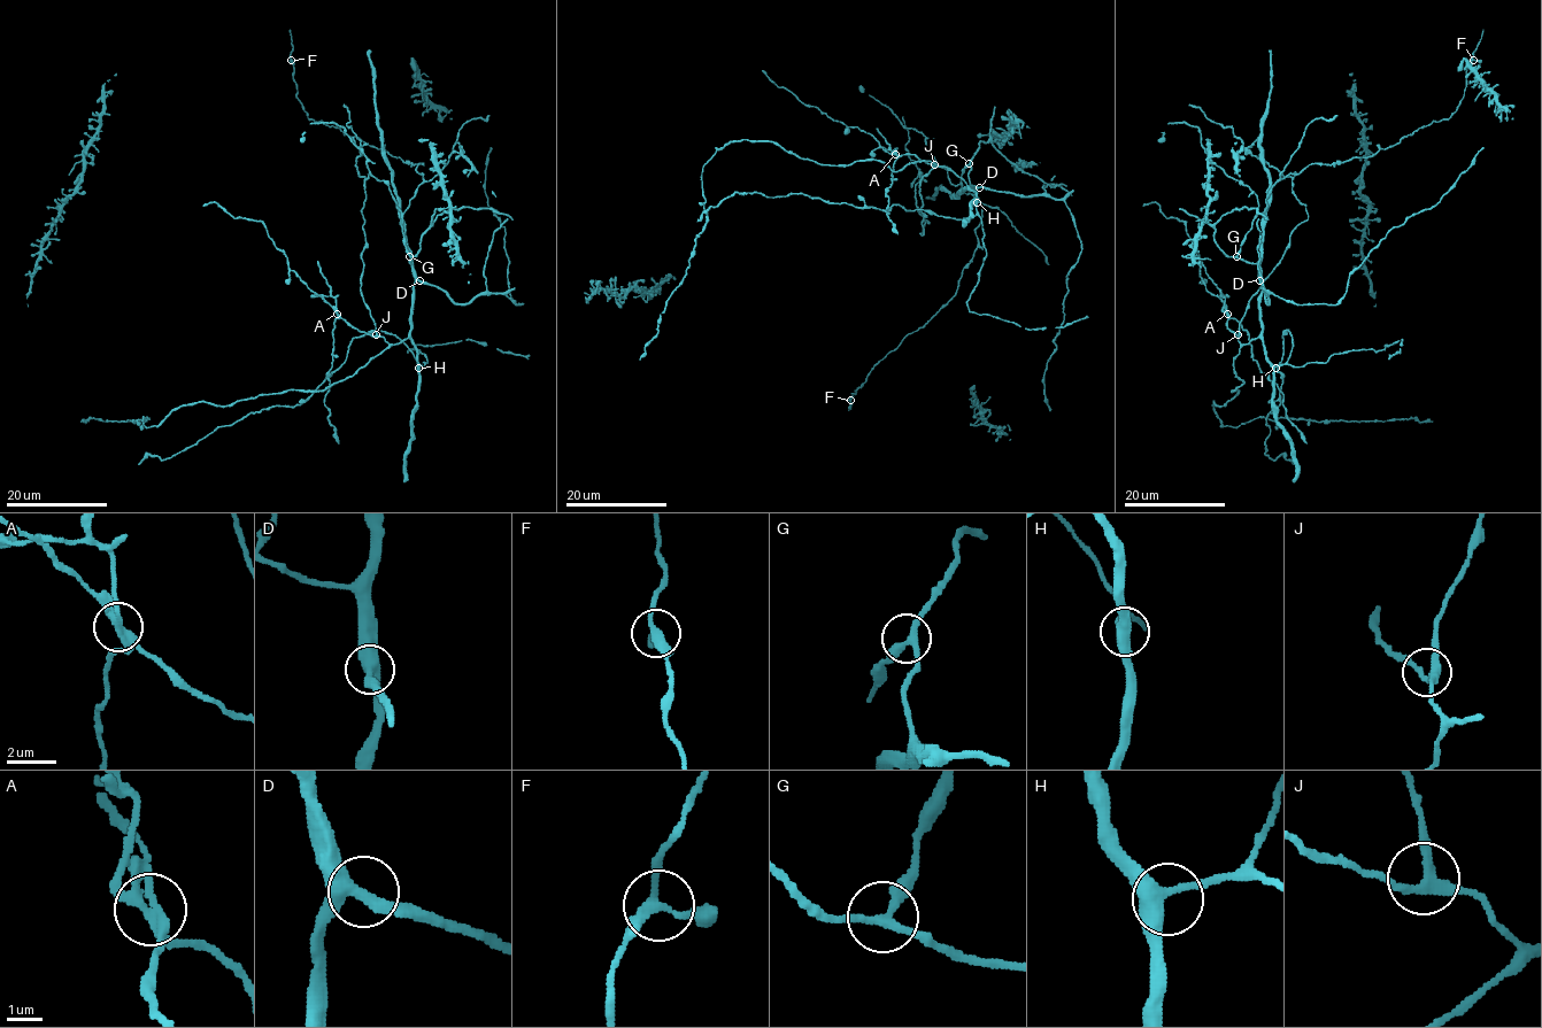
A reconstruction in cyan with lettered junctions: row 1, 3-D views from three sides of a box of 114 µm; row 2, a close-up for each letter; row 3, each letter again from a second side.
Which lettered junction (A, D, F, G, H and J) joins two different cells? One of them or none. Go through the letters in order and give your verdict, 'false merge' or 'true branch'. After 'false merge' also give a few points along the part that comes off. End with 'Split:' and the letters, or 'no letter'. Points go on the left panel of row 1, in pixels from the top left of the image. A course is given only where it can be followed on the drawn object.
A: false merge | (337, 312), (332, 366), (328, 373), (324, 406), (339, 443)
D: true branch
F: true branch
G: true branch
H: true branch
J: true branch
Split: A

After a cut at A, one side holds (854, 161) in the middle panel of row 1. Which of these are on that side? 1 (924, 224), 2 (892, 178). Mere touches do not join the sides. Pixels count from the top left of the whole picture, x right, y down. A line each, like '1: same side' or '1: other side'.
1: same side
2: other side

